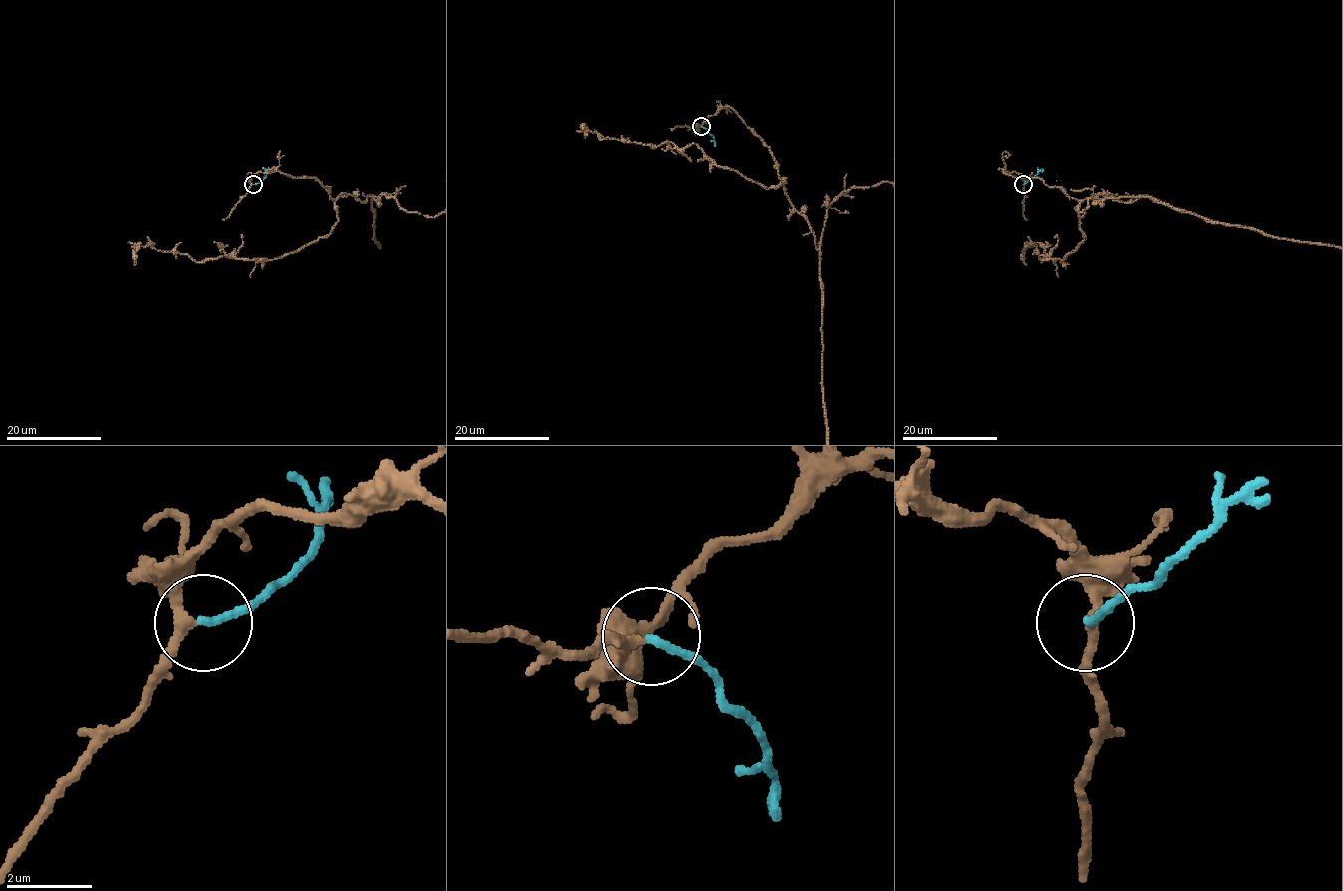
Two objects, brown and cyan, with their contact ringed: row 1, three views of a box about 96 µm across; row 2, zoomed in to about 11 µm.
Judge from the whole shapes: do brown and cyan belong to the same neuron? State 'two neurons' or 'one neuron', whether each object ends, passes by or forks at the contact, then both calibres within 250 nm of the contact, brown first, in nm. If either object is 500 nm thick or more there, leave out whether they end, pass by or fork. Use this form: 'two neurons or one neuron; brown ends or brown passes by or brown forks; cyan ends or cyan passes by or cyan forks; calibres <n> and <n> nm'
one neuron; brown passes by; cyan ends; calibres 240 and 170 nm

